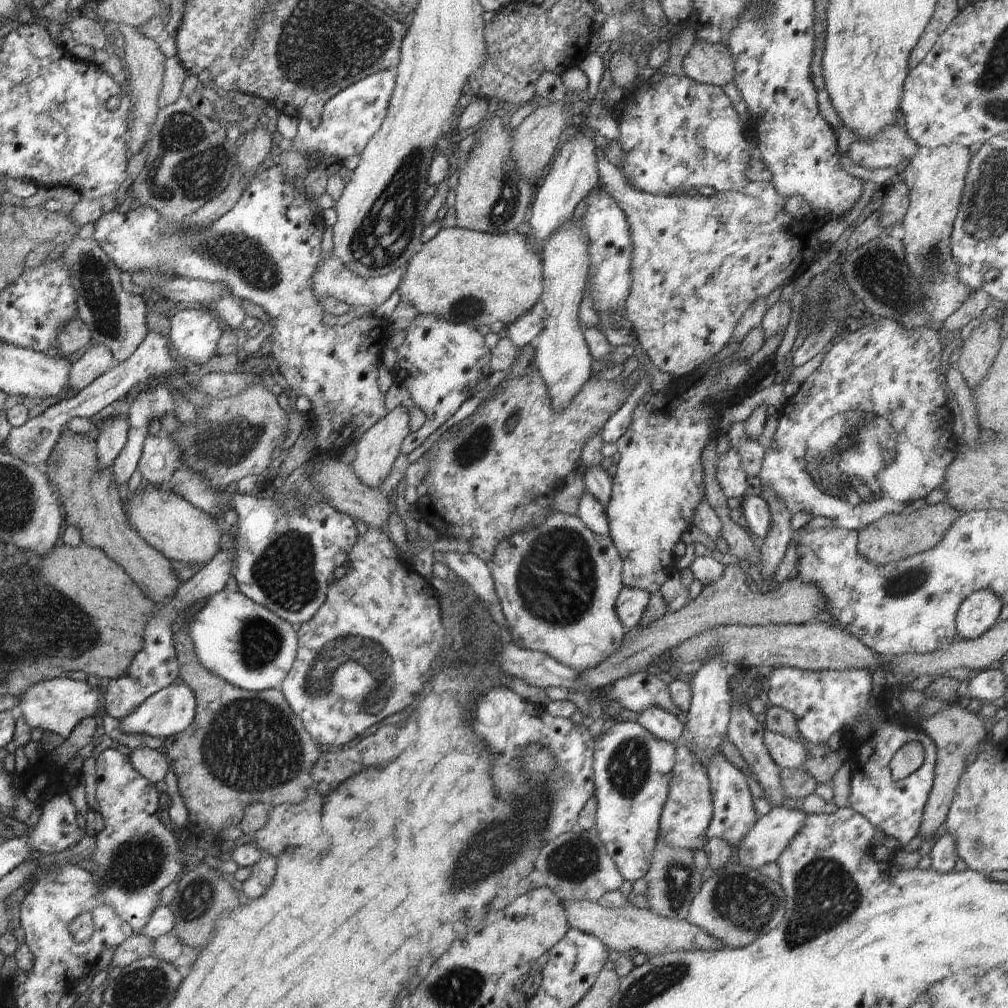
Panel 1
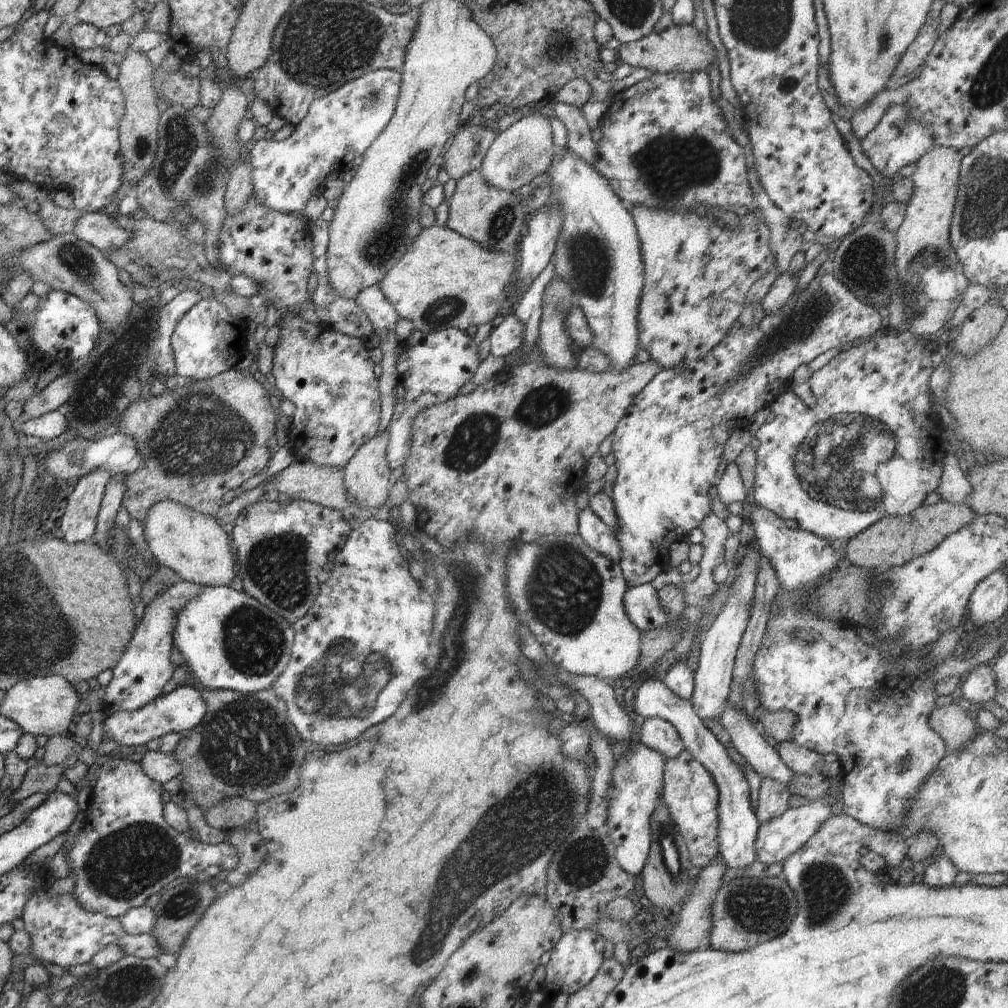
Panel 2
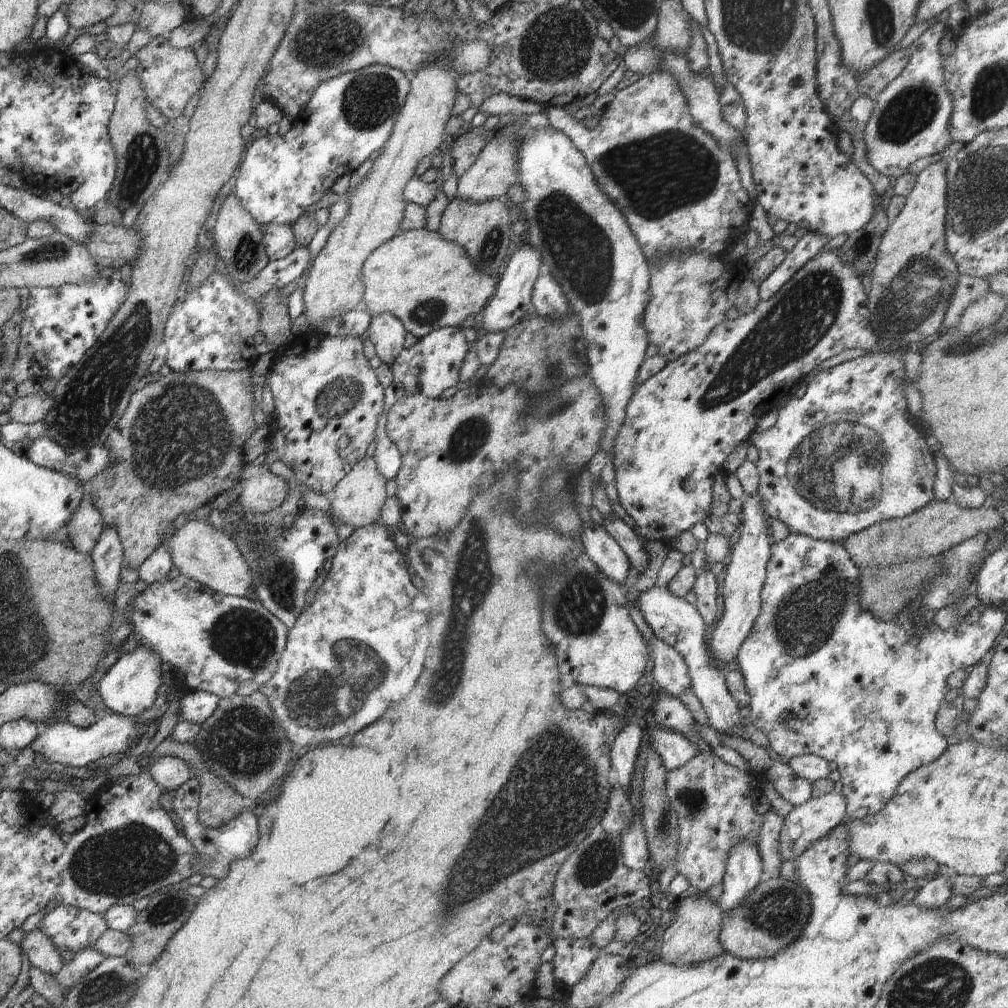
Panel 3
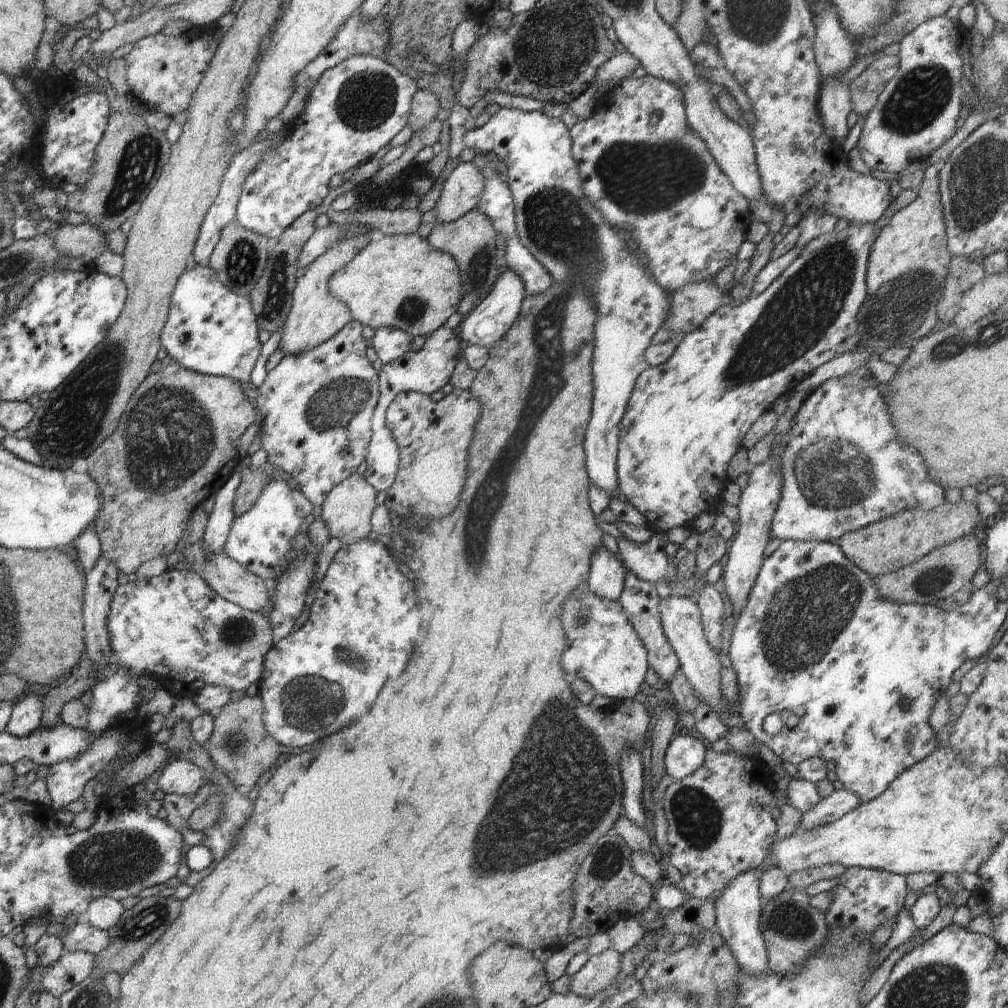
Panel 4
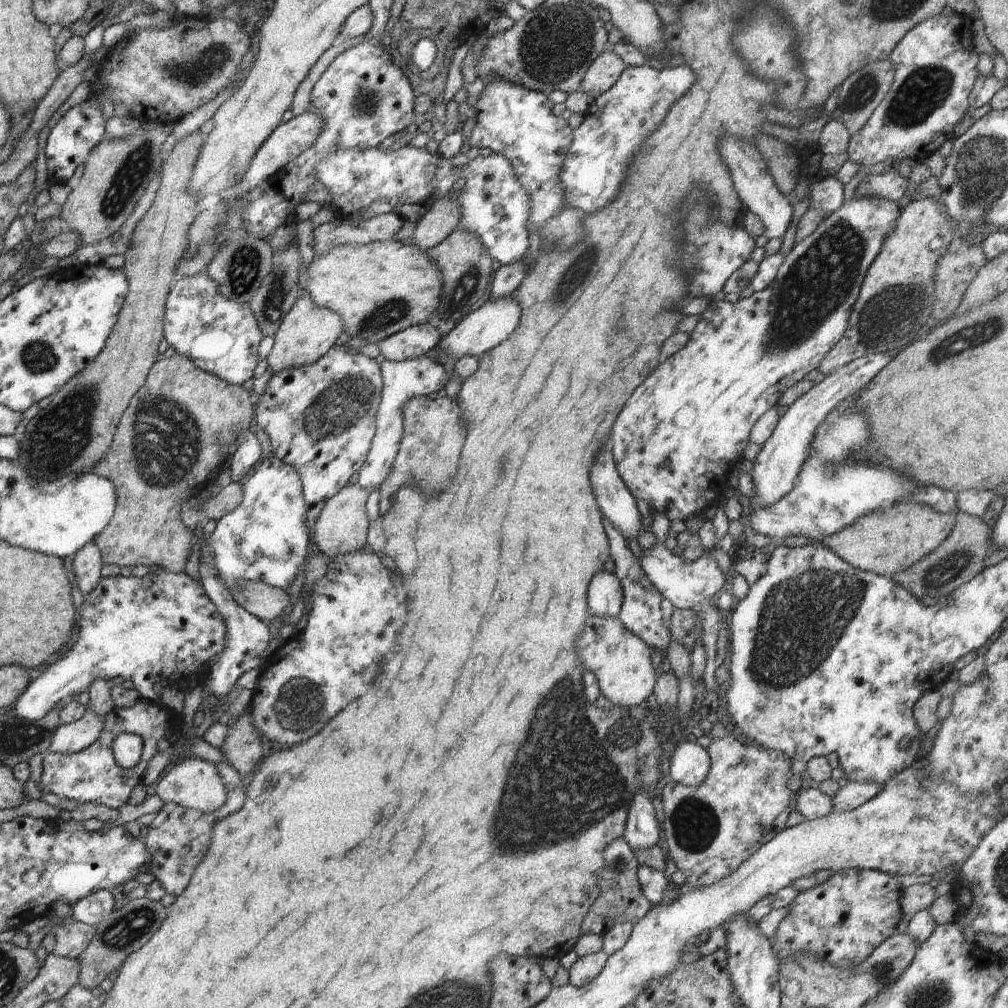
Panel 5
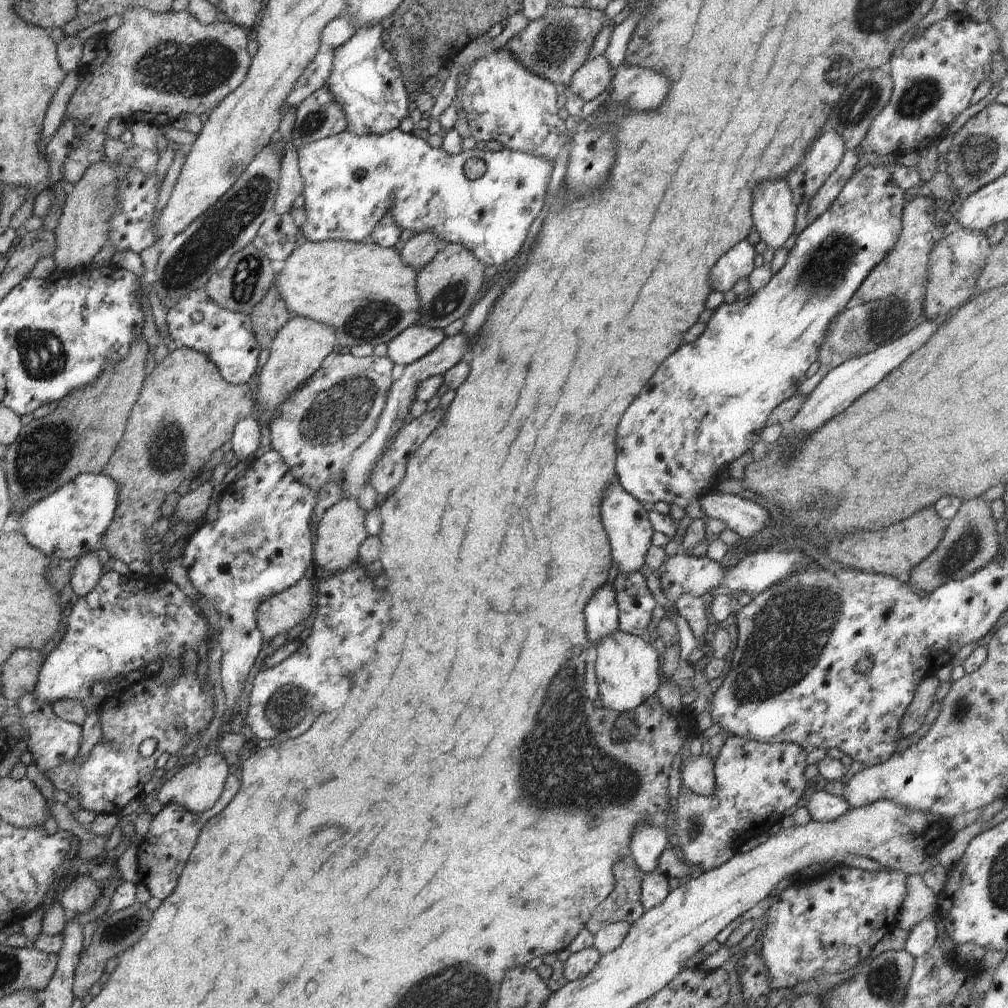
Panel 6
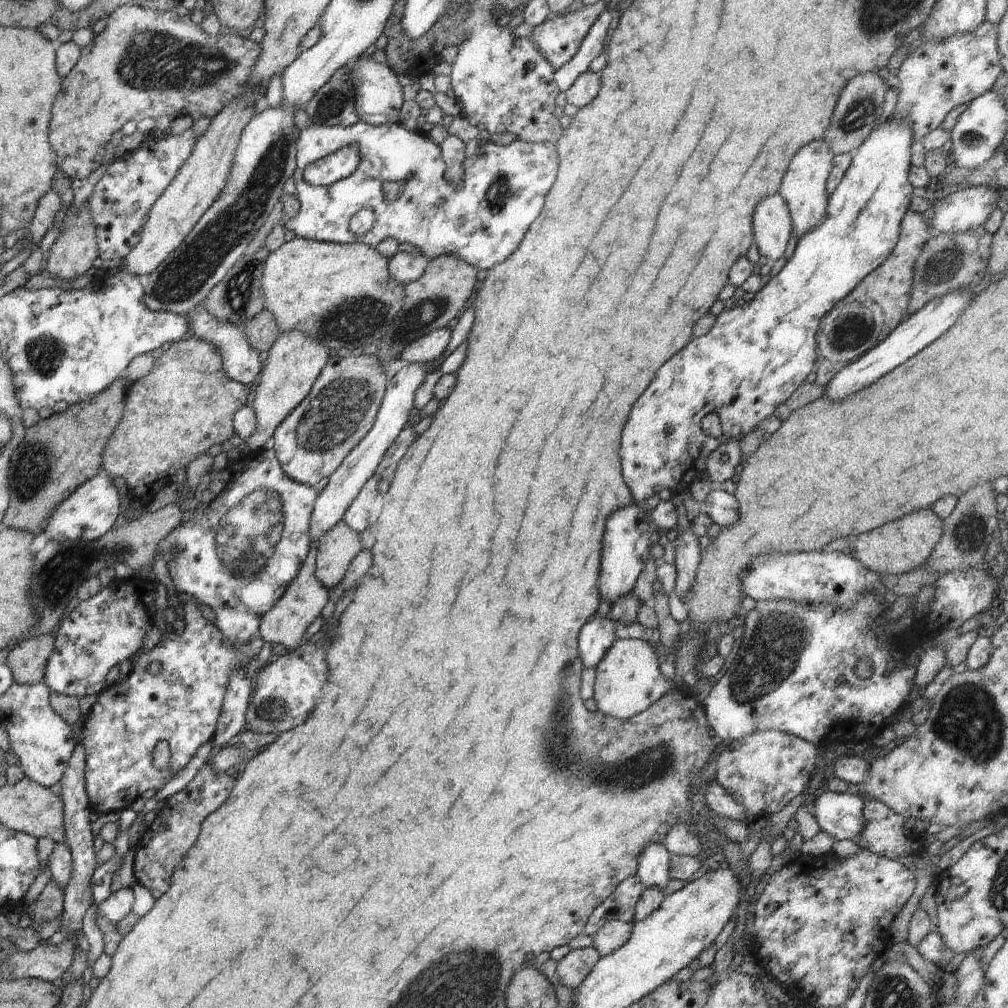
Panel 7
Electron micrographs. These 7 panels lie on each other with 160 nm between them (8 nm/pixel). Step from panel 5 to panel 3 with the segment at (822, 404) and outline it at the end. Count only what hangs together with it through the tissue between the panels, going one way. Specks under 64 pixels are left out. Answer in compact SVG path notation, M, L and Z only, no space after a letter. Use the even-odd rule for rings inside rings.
M754 493L743 501L740 515L741 524L732 541L732 556L724 578L723 614L716 620L716 628L710 638L710 655L714 660L728 664L737 658L738 651L746 637L750 634L756 617L761 613L761 590L765 583L767 564L771 559L771 530L768 516L763 510L761 498Z

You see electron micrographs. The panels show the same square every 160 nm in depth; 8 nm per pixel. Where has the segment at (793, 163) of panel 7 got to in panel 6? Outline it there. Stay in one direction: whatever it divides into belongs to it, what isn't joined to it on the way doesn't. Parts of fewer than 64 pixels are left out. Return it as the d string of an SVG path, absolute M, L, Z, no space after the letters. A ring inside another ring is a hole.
M834 131L825 132L814 142L810 150L807 151L804 162L799 165L798 170L791 174L790 179L786 181L797 204L806 202L819 191L819 188L828 180L828 177L837 169L845 150L844 141Z

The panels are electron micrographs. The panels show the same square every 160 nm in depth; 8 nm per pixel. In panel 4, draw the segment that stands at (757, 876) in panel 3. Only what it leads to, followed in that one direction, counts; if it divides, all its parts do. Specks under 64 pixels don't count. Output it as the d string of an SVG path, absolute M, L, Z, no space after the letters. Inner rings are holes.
M757 870L740 873L730 881L715 902L715 929L729 944L738 968L755 975L770 972L764 937L759 929L762 910L759 886Z

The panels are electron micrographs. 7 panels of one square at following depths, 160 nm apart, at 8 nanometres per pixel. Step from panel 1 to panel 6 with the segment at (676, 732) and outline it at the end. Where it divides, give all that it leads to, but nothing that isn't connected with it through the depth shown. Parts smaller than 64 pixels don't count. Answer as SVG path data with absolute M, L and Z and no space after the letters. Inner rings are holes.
M690 756L681 767L681 782L696 794L710 795L715 789L713 760L710 756Z

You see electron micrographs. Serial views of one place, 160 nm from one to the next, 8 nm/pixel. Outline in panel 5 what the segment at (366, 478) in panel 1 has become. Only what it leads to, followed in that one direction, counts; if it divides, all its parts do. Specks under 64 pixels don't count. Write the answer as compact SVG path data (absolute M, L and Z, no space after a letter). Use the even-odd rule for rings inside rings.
M348 484L344 486L338 494L332 496L326 502L315 526L312 542L327 560L334 556L344 556L356 551L367 549L367 532L369 528L368 516L366 514L366 504L369 492L360 488L358 484Z

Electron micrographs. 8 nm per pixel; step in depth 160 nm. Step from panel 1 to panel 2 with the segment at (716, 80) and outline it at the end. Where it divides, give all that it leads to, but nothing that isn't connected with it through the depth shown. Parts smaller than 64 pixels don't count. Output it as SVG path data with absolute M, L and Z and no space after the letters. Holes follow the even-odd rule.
M670 13L660 17L648 36L639 41L621 44L618 52L619 63L630 64L634 68L648 68L662 74L674 71L708 74L708 68L719 62L716 49L706 35L694 28L694 25L674 25Z

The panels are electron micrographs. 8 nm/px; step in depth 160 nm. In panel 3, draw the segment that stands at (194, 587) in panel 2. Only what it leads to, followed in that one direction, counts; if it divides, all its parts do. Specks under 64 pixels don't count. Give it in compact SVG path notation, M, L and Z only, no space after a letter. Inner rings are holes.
M138 645L133 652L122 654L106 674L97 676L96 688L104 704L112 712L125 717L136 717L144 710L154 709L156 690L162 684L161 666L162 662L158 653L144 645Z

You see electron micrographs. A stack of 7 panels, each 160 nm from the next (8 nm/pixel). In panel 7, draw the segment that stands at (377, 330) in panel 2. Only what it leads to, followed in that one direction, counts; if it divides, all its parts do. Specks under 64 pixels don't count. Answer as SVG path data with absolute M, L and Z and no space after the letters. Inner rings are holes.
M446 327L434 329L415 341L409 342L401 352L400 359L406 360L410 364L430 364L446 352L446 348L450 344L450 334L451 330Z

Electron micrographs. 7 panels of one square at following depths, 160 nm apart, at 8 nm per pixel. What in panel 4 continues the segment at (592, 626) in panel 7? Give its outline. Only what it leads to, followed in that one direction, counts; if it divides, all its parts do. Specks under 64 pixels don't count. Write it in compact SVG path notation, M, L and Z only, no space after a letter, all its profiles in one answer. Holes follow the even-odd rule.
M603 544L591 554L588 587L600 598L618 601L622 594L627 568Z

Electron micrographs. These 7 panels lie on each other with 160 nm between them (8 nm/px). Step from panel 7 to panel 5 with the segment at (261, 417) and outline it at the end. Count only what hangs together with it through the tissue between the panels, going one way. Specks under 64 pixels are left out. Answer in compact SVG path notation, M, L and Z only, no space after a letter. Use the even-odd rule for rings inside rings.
M303 292L286 317L282 319L282 324L276 332L272 352L267 357L268 368L272 370L272 376L288 368L300 368L300 366L310 366L318 362L336 345L342 332L345 332L342 318L334 314L332 310L316 306L314 300Z

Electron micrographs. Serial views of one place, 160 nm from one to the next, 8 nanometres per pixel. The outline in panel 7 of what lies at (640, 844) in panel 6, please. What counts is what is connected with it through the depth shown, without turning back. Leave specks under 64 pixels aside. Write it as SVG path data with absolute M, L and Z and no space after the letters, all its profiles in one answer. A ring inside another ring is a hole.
M650 843L642 847L637 858L637 876L646 887L658 887L661 891L672 880L669 876L671 854L662 843Z

